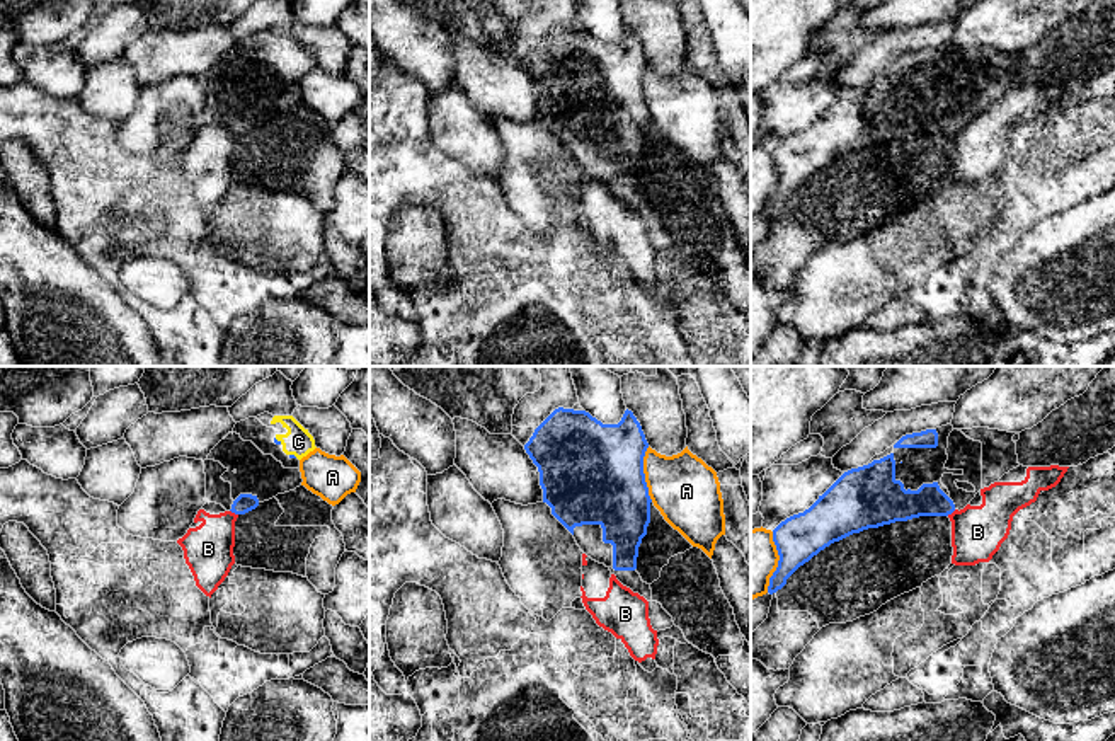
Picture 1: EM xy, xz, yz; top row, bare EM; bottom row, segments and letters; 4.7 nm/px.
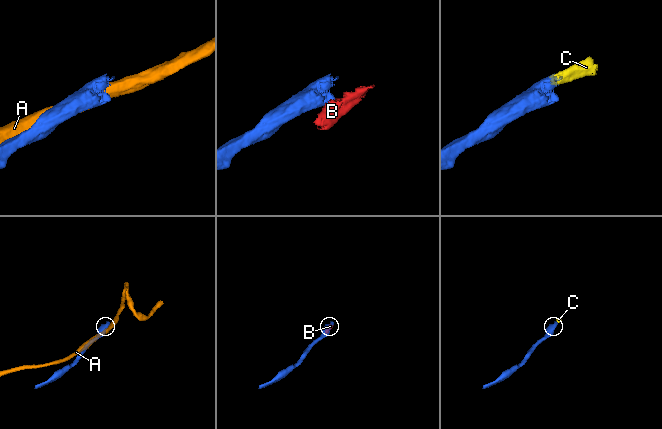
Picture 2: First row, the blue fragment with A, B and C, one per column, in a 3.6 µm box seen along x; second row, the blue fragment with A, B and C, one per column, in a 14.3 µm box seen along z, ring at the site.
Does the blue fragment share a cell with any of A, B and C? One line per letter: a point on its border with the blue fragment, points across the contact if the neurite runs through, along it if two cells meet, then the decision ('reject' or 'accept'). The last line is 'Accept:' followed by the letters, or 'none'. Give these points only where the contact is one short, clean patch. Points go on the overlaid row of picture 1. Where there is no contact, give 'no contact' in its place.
A: xz (644, 474) | reject
B: xy (234, 511) | along xy (230, 510), (237, 515) | reject
C: xy (276, 440) | across xy (276, 442), (276, 440), (298, 442) | accept
Accept: C

